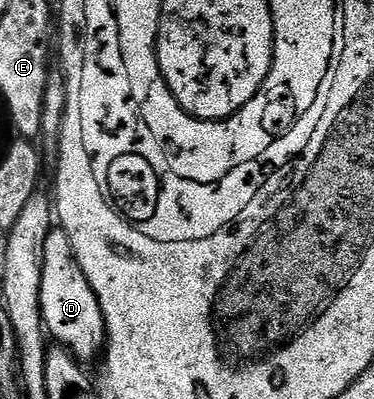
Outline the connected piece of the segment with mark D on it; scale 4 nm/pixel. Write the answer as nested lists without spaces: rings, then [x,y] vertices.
[[[53,228],[45,240],[45,264],[41,272],[41,312],[43,325],[58,345],[65,347],[80,363],[88,364],[95,353],[102,351],[107,336],[107,325],[101,312],[101,304],[85,280],[85,272],[75,259],[75,249],[69,236],[61,228]]]

